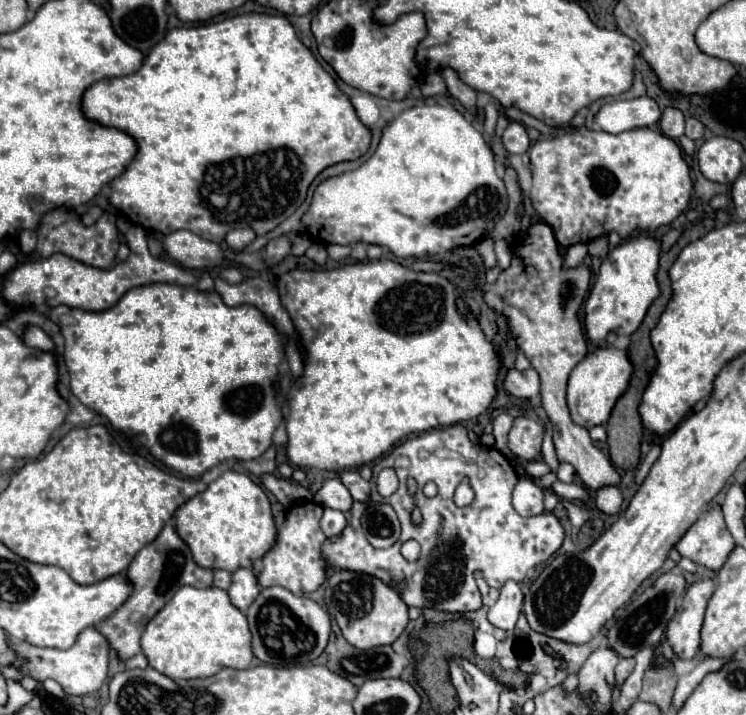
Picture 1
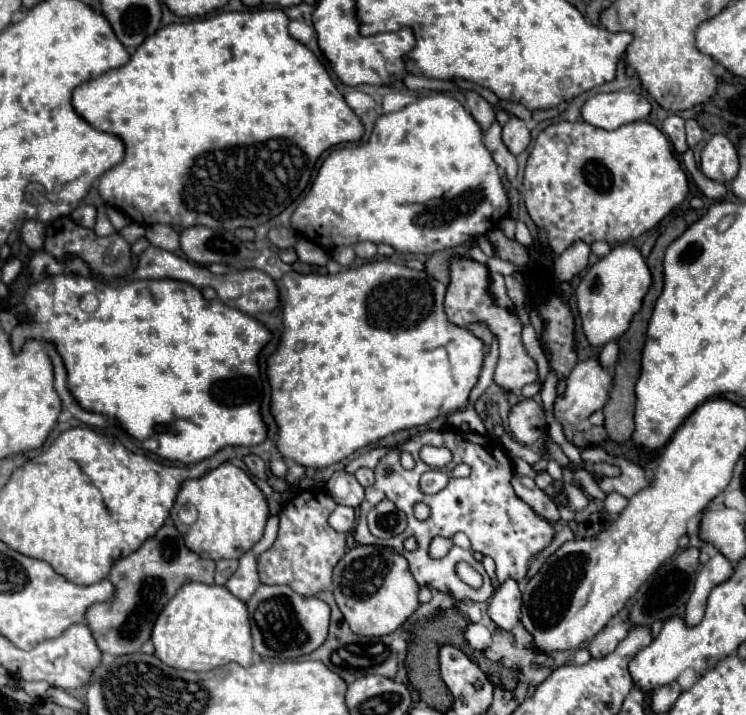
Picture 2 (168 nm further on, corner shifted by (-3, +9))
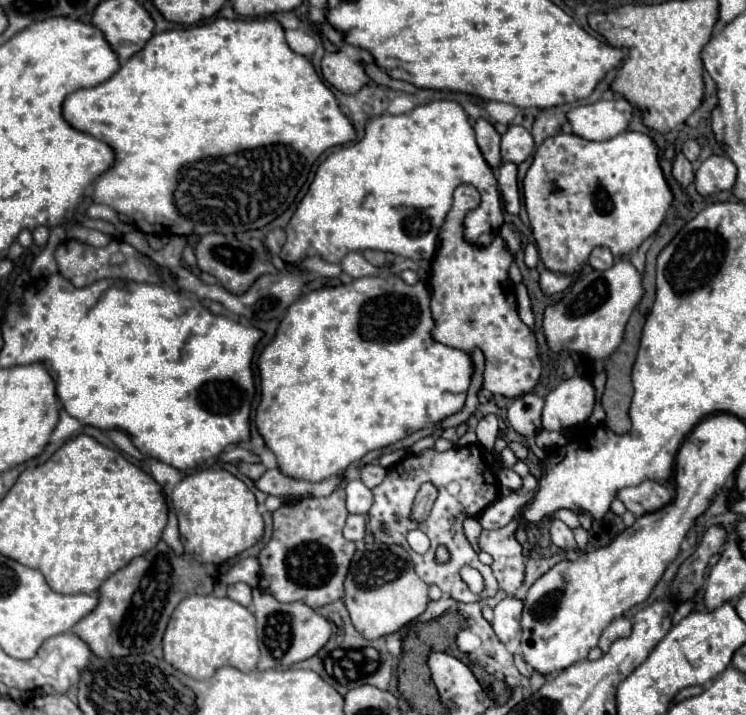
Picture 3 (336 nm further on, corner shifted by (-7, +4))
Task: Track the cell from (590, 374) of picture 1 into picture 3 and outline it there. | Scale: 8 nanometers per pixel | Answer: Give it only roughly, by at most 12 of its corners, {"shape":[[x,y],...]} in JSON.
{"shape":[[565,379],[547,397],[543,429],[563,431],[591,415],[595,389]]}

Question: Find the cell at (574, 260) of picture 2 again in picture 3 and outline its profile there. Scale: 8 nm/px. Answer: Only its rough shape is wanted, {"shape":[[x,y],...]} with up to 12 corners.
{"shape":[[541,271],[539,285],[545,295],[563,293],[573,277]]}

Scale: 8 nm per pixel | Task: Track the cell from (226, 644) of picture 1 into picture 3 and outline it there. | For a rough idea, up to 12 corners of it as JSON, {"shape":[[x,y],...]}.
{"shape":[[215,595],[185,597],[165,661],[193,679],[255,671],[255,615]]}

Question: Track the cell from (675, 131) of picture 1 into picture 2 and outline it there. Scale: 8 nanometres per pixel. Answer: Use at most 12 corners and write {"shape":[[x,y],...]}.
{"shape":[[671,114],[663,122],[663,132],[673,148],[683,154],[685,120]]}

